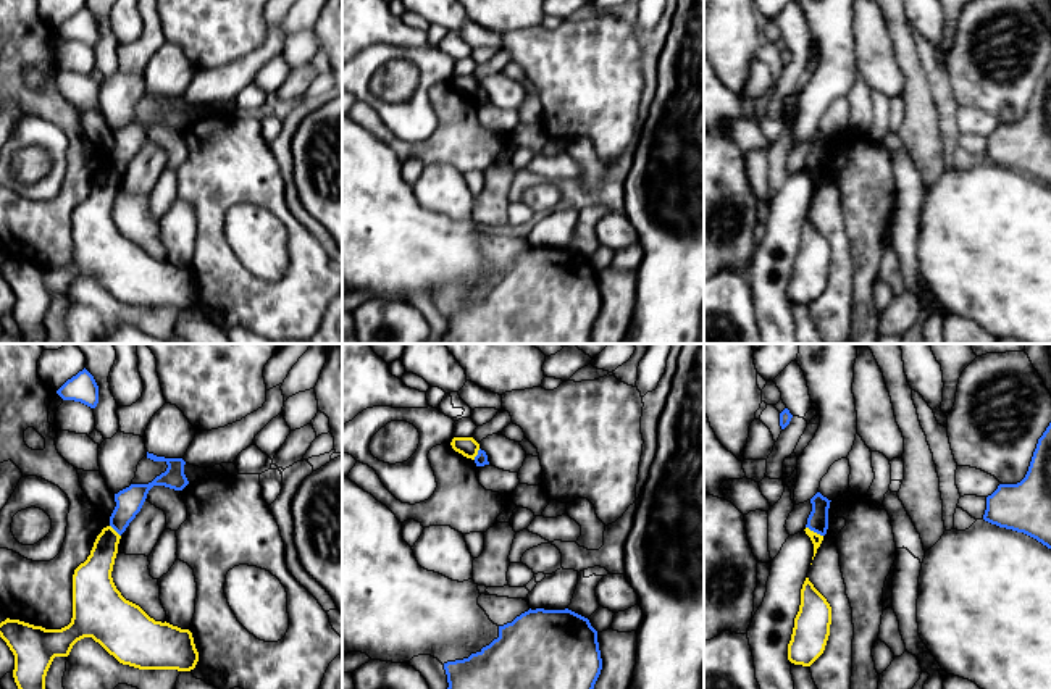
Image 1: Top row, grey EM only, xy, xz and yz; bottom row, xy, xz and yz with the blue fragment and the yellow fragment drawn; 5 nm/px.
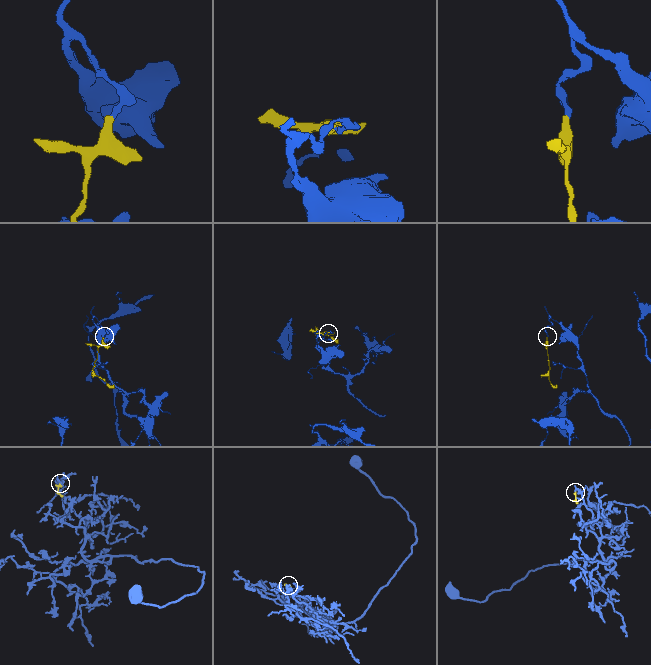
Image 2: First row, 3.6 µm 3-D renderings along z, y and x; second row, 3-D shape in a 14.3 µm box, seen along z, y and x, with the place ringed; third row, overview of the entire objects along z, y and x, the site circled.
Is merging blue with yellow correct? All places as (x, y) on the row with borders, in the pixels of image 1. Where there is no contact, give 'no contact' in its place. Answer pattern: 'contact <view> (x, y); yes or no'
contact yz (814, 531); no

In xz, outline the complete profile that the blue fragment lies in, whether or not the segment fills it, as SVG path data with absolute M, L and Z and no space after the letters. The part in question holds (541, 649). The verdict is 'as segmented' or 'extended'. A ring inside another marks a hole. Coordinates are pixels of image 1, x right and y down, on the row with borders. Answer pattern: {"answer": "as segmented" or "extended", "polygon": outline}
{"answer": "as segmented", "polygon": "M528 610L499 626L499 637L468 658L444 663L447 689L594 689L602 670L597 631L565 610Z"}

